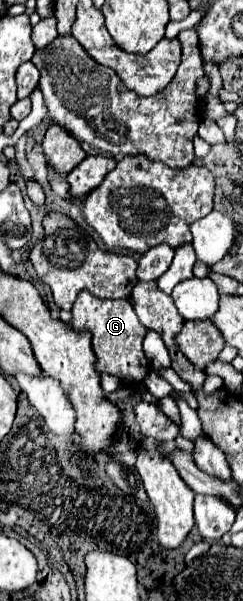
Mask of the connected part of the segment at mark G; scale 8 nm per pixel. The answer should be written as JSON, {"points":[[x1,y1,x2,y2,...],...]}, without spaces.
{"points":[[80,291,72,307,72,327,88,329,92,333,92,349,98,357,98,373,108,373,118,377,126,385,138,385,150,369,150,363,142,351,142,341,146,335,144,325,140,325,132,305,126,299,96,299,88,291]]}

